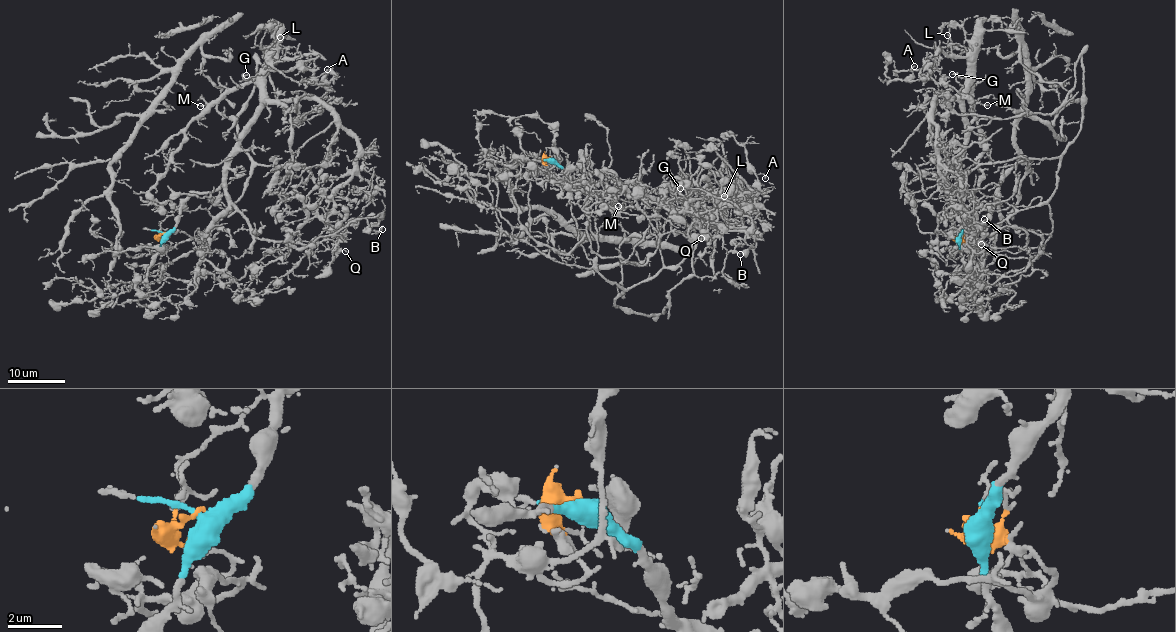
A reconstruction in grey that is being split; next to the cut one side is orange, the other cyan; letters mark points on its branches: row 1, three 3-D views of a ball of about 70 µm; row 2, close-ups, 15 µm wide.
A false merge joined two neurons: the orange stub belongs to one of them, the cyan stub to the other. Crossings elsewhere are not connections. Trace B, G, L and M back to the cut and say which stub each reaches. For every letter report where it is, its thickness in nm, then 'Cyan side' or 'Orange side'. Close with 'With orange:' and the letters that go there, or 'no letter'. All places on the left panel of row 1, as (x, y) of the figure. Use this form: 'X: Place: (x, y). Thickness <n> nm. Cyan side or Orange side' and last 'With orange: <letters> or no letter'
B: Place: (382, 229). Thickness 160 nm. Orange side
G: Place: (246, 75). Thickness 160 nm. Cyan side
L: Place: (280, 37). Thickness 90 nm. Cyan side
M: Place: (200, 106). Thickness 140 nm. Cyan side
With orange: B

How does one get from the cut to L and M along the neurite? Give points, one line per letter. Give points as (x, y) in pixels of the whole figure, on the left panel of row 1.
L: (163, 233), (175, 226), (191, 195), (220, 185), (227, 156), (261, 104), (264, 52), (280, 37)
M: (163, 233), (175, 226), (191, 195), (220, 185), (260, 91), (248, 83), (200, 106)

